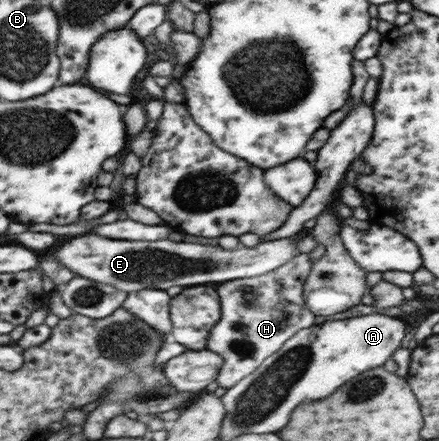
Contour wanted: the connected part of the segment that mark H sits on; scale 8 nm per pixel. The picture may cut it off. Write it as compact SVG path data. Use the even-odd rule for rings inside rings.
M299 253L268 274L234 279L232 283L215 285L218 295L220 319L215 323L207 339L207 350L222 357L216 383L224 389L232 387L240 379L255 373L264 361L274 354L288 338L298 330L310 327L316 319L303 299L303 287L311 274L308 253Z

